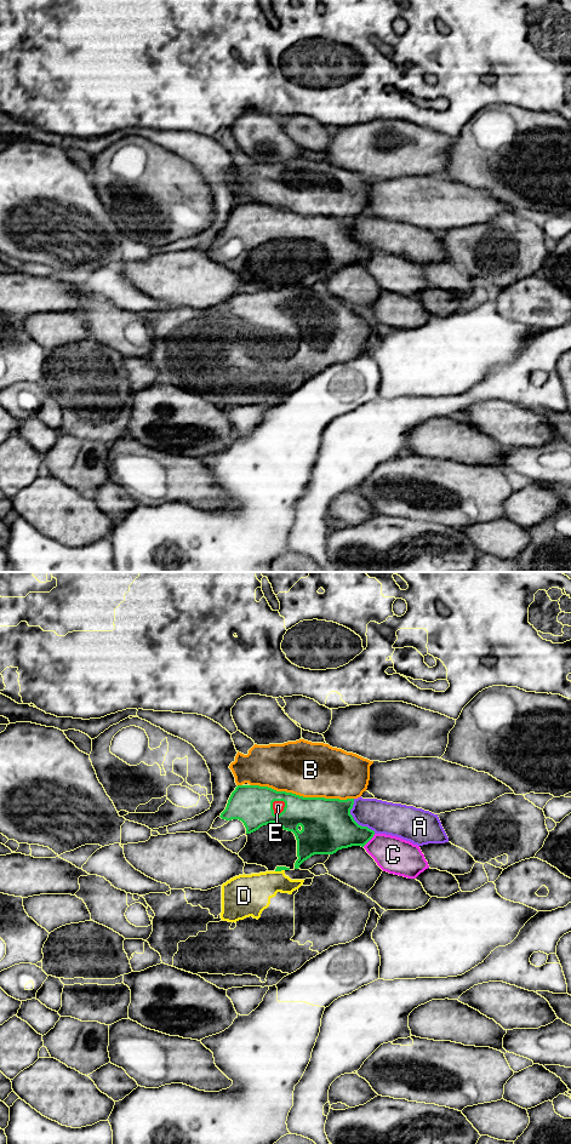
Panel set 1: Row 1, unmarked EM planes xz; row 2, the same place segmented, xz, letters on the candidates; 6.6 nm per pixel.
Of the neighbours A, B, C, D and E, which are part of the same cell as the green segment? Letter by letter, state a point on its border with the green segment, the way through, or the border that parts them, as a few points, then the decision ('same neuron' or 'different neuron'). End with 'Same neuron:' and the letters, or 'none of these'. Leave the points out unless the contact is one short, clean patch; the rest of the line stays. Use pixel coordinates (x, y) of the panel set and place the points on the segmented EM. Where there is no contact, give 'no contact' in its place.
A: meets green in xz at (353, 819); different neuron
B: meets green in xz at (302, 796); different neuron
C: meets green in xz at (369, 840); different neuron
D: meets green in xz at (279, 870); border along xz (284, 869), (275, 871); different neuron
E: meets green in xz at (284, 808); runs through xz (320, 818), (309, 812), (284, 808), (278, 806); same neuron
Same neuron: E

